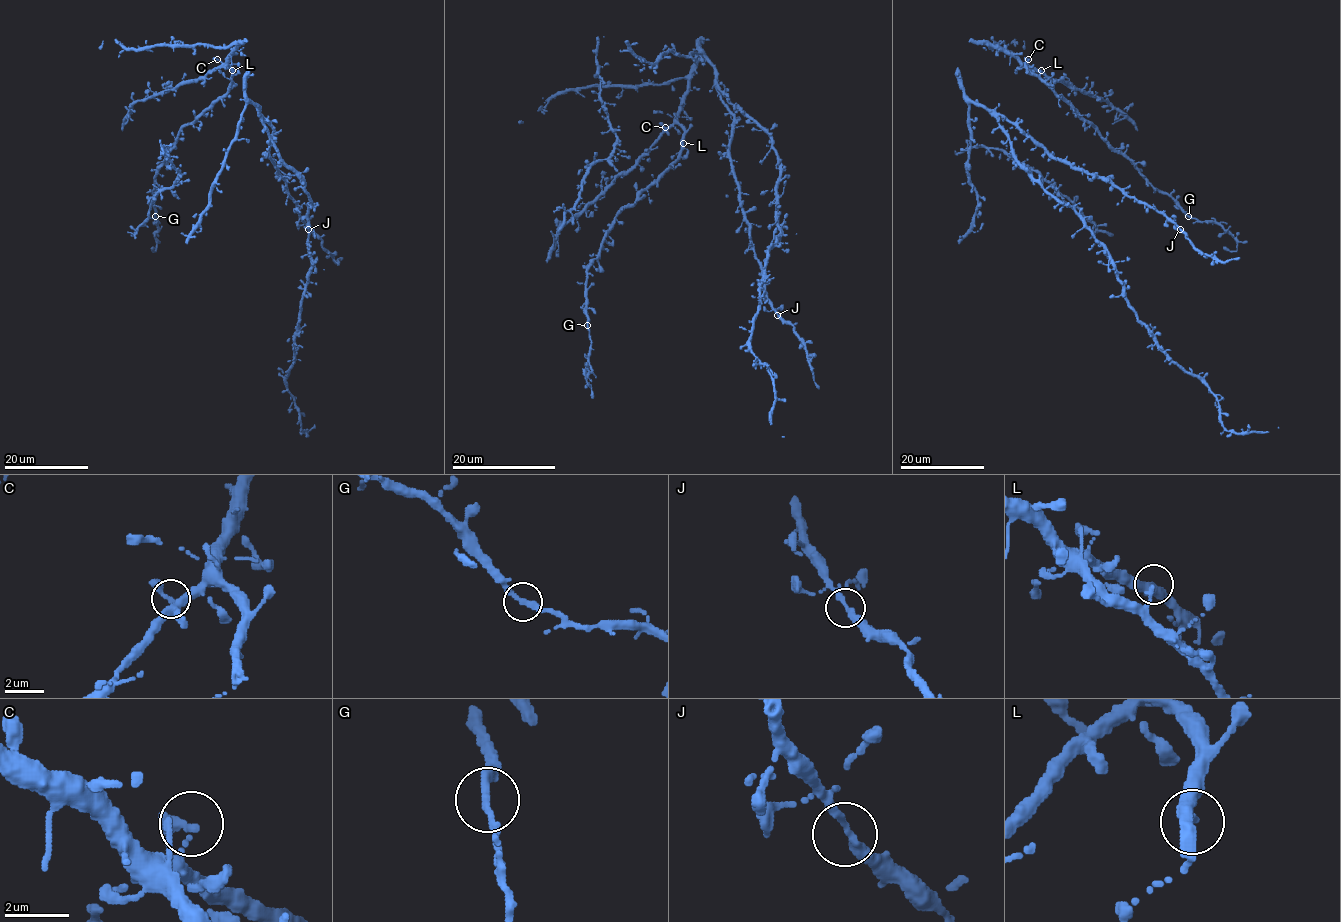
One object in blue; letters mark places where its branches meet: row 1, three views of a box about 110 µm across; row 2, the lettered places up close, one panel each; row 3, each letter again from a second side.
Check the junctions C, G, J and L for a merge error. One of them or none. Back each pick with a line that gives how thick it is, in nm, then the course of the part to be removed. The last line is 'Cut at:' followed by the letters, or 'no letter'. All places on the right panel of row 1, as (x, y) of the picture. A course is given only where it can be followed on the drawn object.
Cut at: no letter

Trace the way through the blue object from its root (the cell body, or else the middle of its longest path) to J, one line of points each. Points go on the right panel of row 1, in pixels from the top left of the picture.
J: (989, 112), (1002, 114), (1050, 155), (1110, 180), (1127, 196), (1163, 212), (1180, 229)

